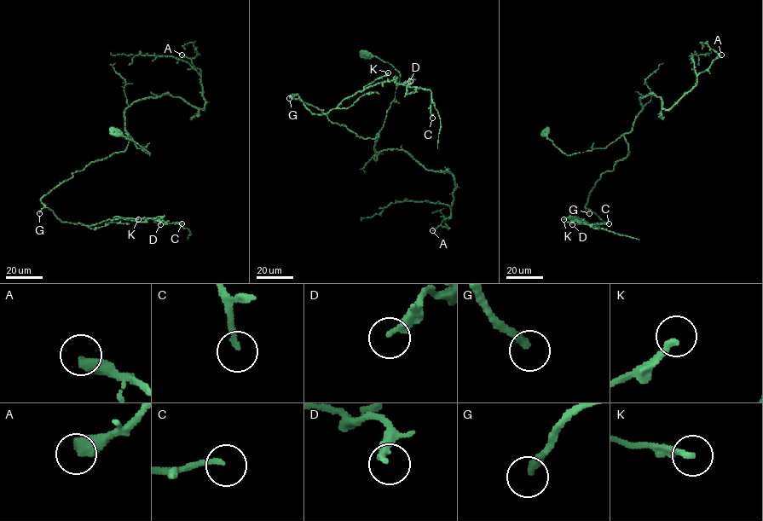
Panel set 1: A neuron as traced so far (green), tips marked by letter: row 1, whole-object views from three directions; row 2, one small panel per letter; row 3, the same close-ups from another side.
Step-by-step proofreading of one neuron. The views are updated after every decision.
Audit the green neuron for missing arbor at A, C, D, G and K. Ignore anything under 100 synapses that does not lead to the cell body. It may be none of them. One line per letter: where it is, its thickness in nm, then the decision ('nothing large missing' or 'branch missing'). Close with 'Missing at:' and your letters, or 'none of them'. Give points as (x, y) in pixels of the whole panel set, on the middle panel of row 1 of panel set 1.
A: (432, 230) | 500 nm | nothing large missing
C: (432, 118) | 190 nm | branch missing
D: (410, 81) | 280 nm | nothing large missing
G: (289, 98) | 260 nm | branch missing
K: (388, 72) | 220 nm | nothing large missing
Missing at: C, G

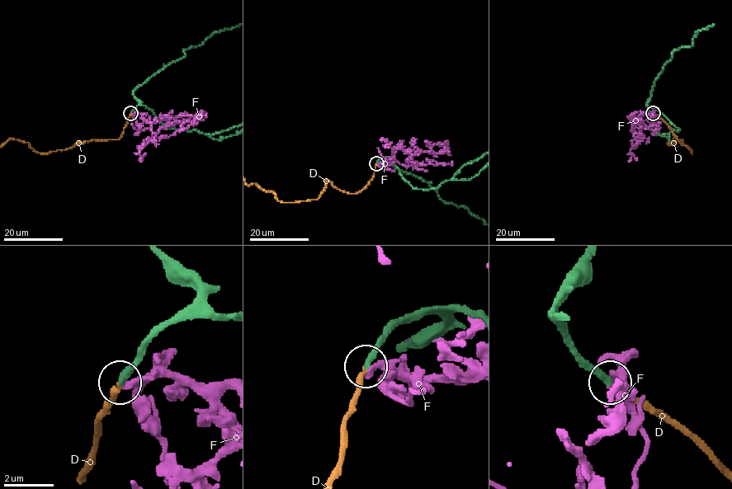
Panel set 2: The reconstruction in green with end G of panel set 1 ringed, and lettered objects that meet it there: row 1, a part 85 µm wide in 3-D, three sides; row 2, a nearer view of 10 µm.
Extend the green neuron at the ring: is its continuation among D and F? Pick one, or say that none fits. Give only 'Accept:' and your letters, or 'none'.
Accept: D

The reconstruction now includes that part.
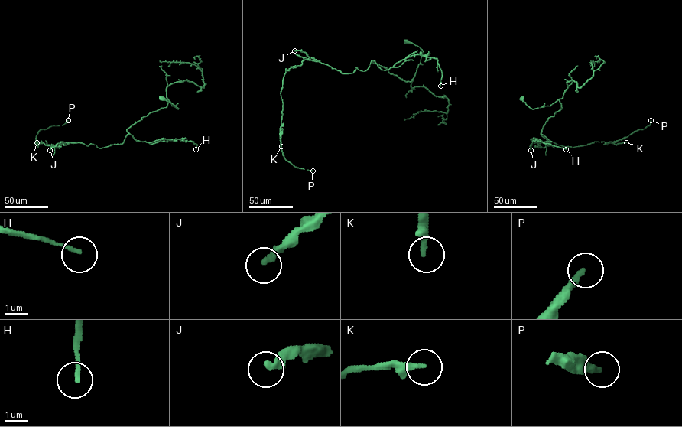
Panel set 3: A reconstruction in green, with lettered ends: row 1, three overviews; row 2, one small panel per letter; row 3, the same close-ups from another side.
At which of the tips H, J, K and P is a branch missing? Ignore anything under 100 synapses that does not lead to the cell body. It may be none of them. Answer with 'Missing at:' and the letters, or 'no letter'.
Missing at: H

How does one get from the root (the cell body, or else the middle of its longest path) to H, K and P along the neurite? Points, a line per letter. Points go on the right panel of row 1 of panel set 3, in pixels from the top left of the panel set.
H: (548, 145), (551, 144), (540, 134), (550, 141), (534, 141), (536, 139), (566, 149)
K: (548, 145), (541, 141), (539, 145), (545, 148), (549, 141), (572, 148), (595, 141), (626, 142)
P: (548, 145), (554, 148), (539, 145), (606, 144), (643, 129), (651, 120)

